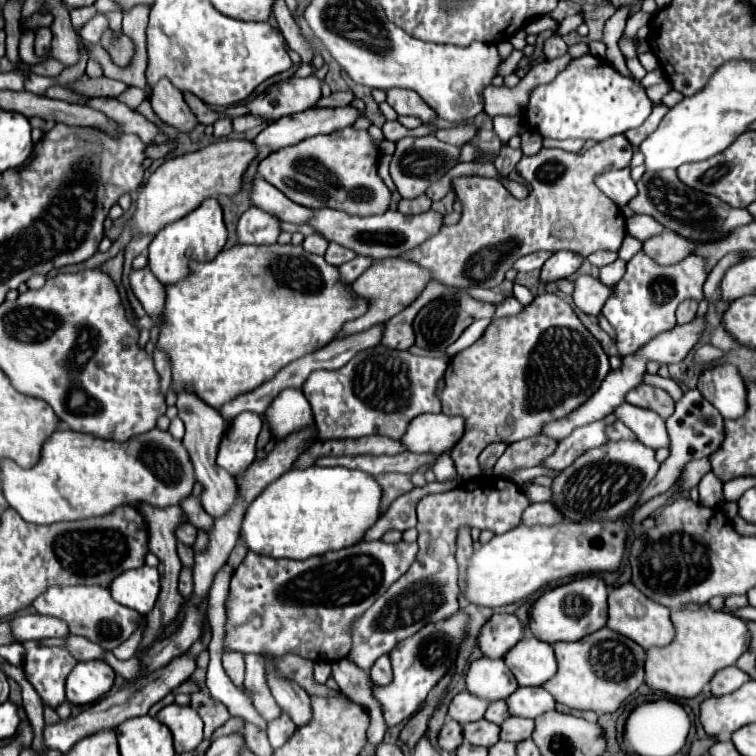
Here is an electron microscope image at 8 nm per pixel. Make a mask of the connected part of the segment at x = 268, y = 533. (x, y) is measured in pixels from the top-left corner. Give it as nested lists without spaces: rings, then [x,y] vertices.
[[[308,467],[308,469],[294,469],[284,473],[280,479],[270,483],[258,499],[248,507],[246,517],[242,521],[240,539],[244,545],[260,555],[266,557],[286,557],[286,559],[308,559],[314,555],[324,555],[326,551],[338,551],[358,543],[364,531],[374,525],[380,517],[380,485],[374,477],[352,471],[346,467]]]

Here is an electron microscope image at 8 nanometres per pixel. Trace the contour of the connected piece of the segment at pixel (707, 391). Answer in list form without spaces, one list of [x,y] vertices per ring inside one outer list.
[[[734,365],[706,369],[698,379],[698,391],[724,419],[740,419],[746,413],[746,385]]]

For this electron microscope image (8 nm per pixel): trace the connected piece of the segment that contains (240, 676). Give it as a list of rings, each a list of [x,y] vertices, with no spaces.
[[[226,653],[222,657],[222,665],[224,665],[224,671],[228,673],[228,677],[232,679],[234,685],[242,687],[244,683],[244,659],[240,653]]]

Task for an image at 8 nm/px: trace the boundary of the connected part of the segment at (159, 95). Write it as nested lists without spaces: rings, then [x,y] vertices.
[[[162,79],[150,87],[150,103],[152,103],[152,109],[156,111],[156,115],[176,129],[190,131],[198,123],[194,113],[184,103],[178,87],[174,87],[166,79]]]

